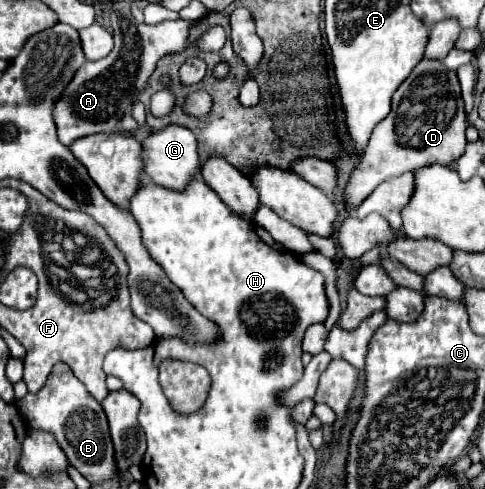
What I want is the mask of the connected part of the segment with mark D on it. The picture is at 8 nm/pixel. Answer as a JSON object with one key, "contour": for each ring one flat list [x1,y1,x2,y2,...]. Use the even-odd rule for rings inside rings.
{"contour":[[423,59,413,71,411,75,399,85,399,89,393,95,393,107,391,113,373,129,371,139,365,147,365,153,361,157,359,167,353,171,351,181,347,185,347,203,351,205,359,205,381,181,387,181,391,177,399,177,407,171,419,169,419,167,427,167,427,165,451,165,455,163,467,145,465,139,465,111,463,111,463,99,461,99,461,87,459,87,459,79,457,73,447,69,443,61,431,61,431,59]]}

